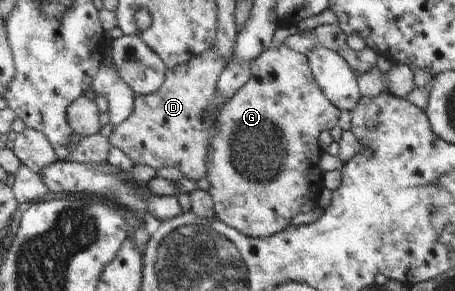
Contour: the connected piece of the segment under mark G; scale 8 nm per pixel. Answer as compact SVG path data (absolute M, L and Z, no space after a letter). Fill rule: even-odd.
M284 45L278 47L270 46L268 49L262 50L256 59L251 61L251 77L239 88L230 100L223 103L218 109L218 118L216 120L219 132L213 137L209 147L209 155L207 156L207 179L210 181L208 193L213 199L213 208L215 217L222 223L231 228L237 229L245 236L251 238L265 238L272 234L281 232L290 225L291 219L298 213L306 213L312 211L318 204L318 198L323 187L323 171L320 170L320 157L323 153L318 145L318 135L322 131L330 131L333 127L338 126L338 120L342 113L335 105L332 105L328 98L322 93L318 84L313 79L308 58L301 53L288 49Z

